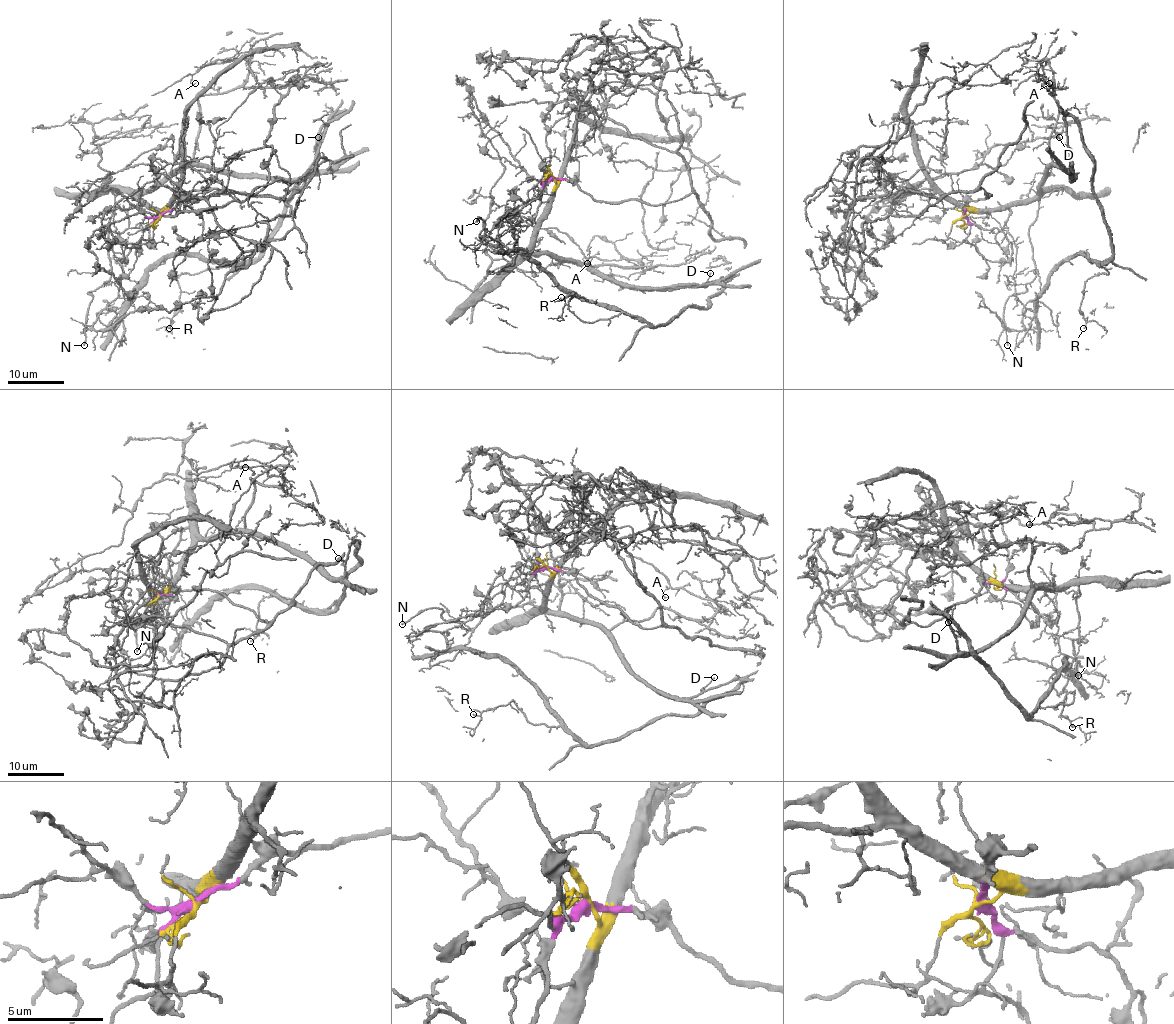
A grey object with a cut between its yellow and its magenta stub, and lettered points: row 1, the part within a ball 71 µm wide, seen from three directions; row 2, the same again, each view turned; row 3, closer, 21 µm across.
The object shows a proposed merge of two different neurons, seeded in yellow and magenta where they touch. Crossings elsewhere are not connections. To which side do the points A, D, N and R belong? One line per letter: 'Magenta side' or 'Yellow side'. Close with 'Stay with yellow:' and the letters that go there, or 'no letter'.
A: Yellow side
D: Yellow side
N: Yellow side
R: Magenta side
Stay with yellow: A, D, N

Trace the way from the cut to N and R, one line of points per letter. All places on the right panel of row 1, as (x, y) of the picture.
N: (963, 216), (1026, 205), (1043, 192), (1028, 230), (1037, 276), (1004, 306), (1007, 345)
R: (963, 216), (1011, 243), (1027, 308), (1075, 254), (1105, 269), (1084, 287), (1084, 328)

